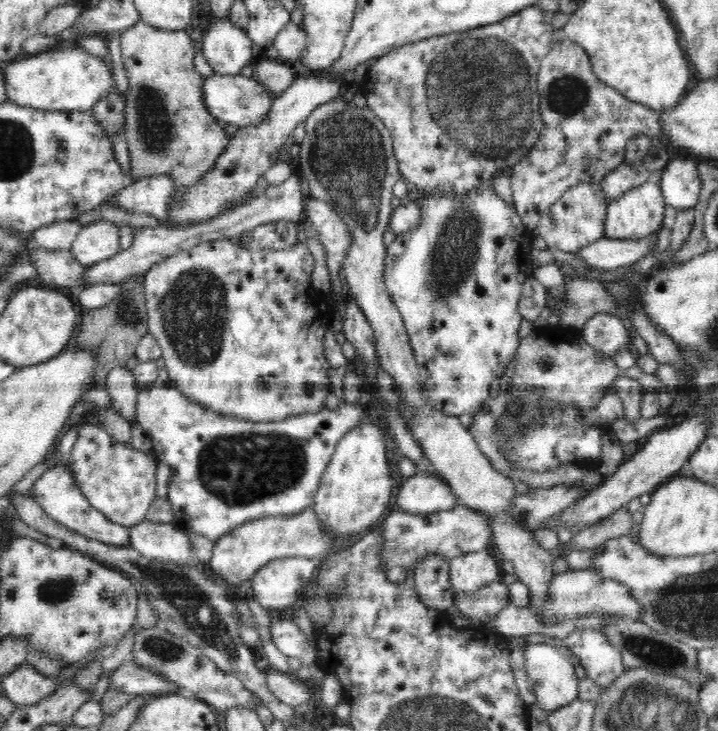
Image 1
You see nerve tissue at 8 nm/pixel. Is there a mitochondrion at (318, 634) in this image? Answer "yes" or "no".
no

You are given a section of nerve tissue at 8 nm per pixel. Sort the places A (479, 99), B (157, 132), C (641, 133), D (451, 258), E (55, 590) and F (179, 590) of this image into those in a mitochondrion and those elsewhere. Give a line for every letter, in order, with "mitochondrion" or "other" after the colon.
A: mitochondrion
B: mitochondrion
C: other
D: mitochondrion
E: mitochondrion
F: mitochondrion

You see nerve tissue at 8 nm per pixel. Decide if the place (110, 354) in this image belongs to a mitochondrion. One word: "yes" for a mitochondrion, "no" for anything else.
no

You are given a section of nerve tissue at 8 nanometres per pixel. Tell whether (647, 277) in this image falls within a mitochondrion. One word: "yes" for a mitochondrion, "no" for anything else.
no

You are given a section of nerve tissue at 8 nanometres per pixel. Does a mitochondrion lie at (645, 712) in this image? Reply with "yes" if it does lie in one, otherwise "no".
yes

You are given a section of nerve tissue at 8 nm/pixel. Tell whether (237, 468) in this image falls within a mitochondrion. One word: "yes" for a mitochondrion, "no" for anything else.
yes

